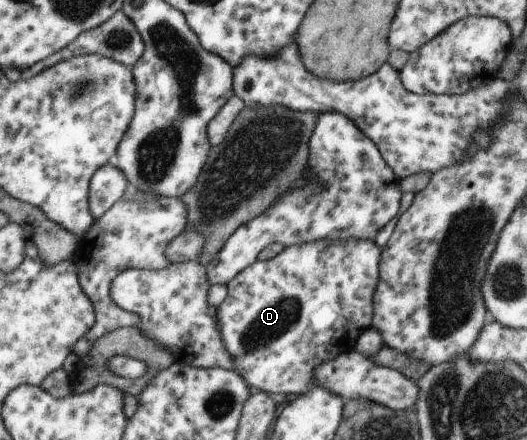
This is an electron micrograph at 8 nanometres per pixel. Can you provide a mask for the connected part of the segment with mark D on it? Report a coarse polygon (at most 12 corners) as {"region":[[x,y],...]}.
{"region":[[319,239],[216,308],[252,392],[301,395],[372,327],[382,250]]}

